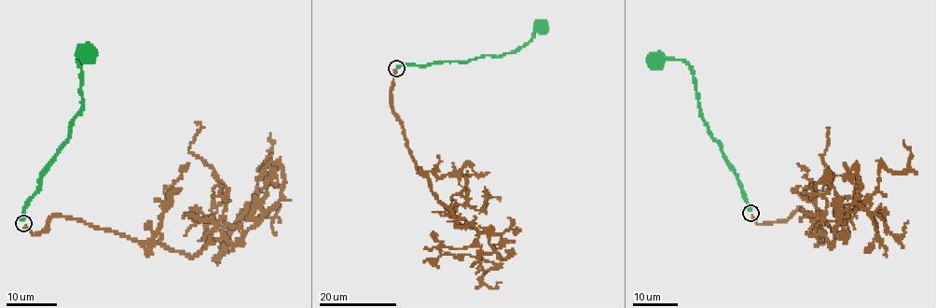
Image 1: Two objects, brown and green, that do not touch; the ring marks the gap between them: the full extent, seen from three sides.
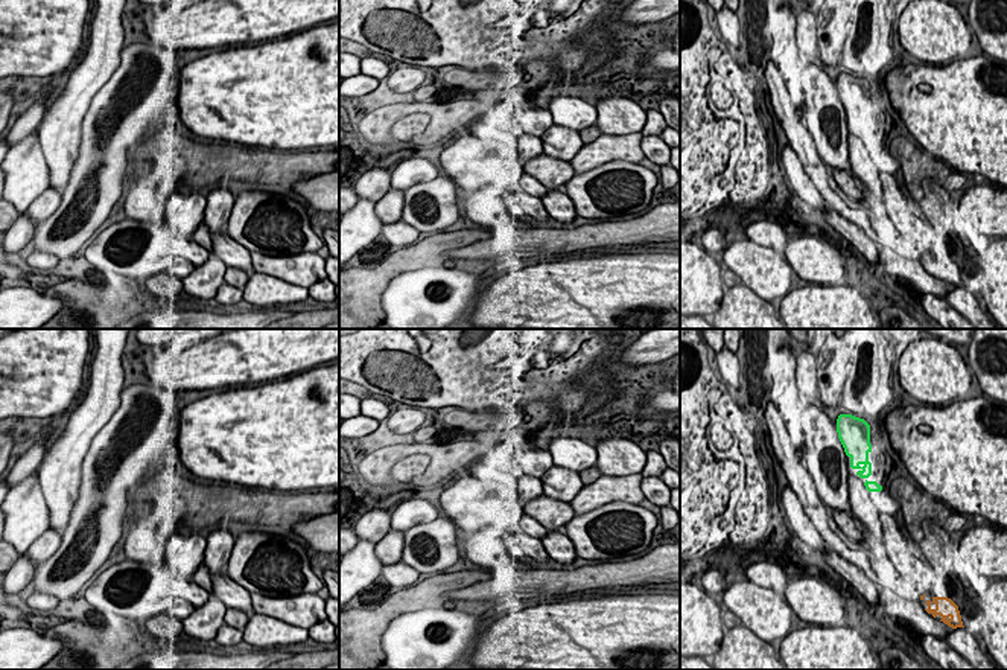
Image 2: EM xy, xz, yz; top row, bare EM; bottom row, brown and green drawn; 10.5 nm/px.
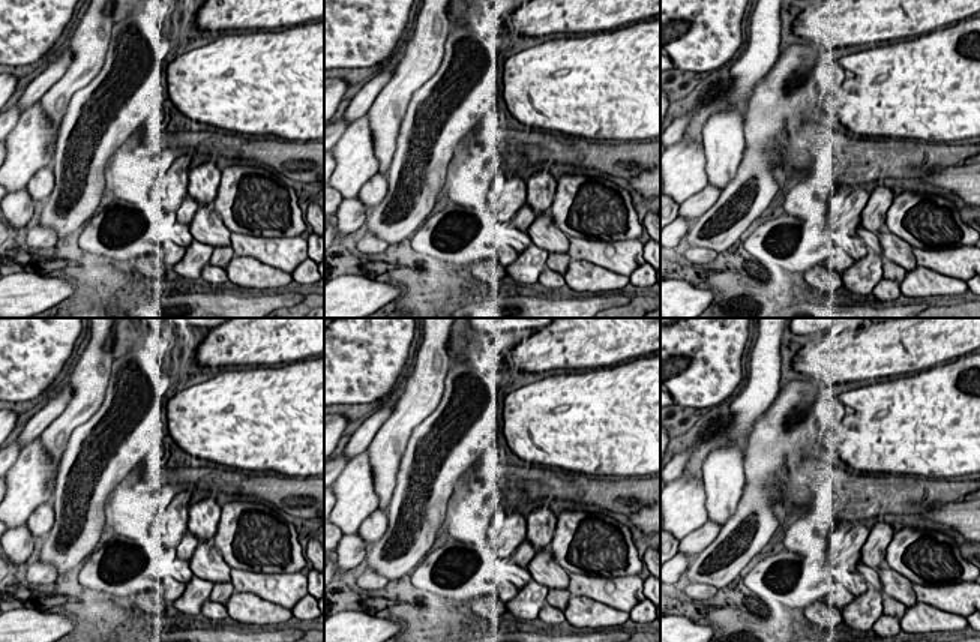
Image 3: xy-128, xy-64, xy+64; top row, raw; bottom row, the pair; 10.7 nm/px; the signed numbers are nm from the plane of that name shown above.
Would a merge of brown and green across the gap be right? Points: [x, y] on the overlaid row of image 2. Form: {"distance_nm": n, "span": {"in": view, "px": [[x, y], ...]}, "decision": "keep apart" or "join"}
{"distance_nm": 1200, "span": {"in": "yz", "px": [[924, 594], [879, 491]]}, "decision": "join"}

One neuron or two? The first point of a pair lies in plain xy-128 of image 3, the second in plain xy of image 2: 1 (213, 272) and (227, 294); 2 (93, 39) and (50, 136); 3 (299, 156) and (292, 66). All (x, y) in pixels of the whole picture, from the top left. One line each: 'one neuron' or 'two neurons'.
1: one neuron
2: one neuron
3: two neurons

